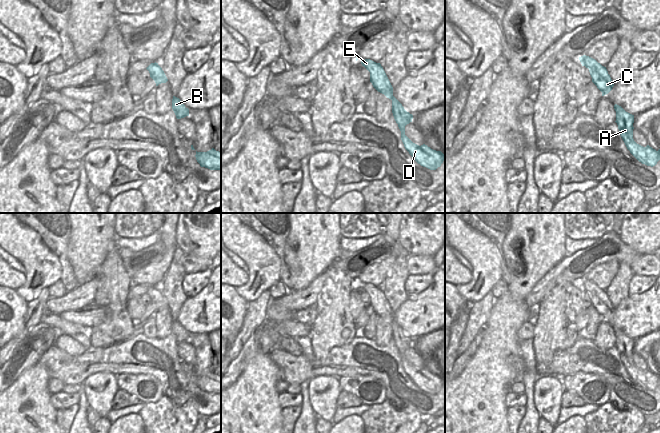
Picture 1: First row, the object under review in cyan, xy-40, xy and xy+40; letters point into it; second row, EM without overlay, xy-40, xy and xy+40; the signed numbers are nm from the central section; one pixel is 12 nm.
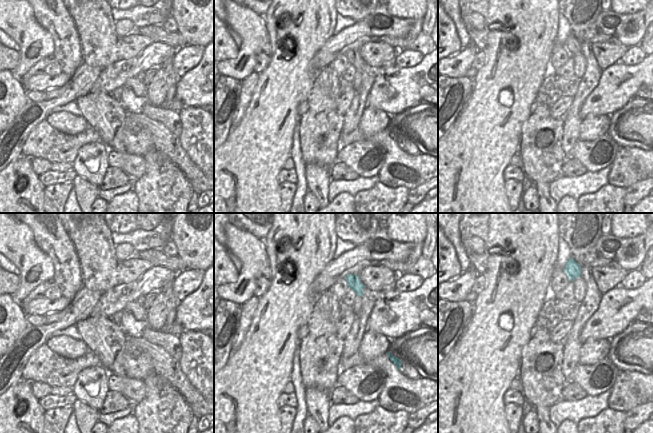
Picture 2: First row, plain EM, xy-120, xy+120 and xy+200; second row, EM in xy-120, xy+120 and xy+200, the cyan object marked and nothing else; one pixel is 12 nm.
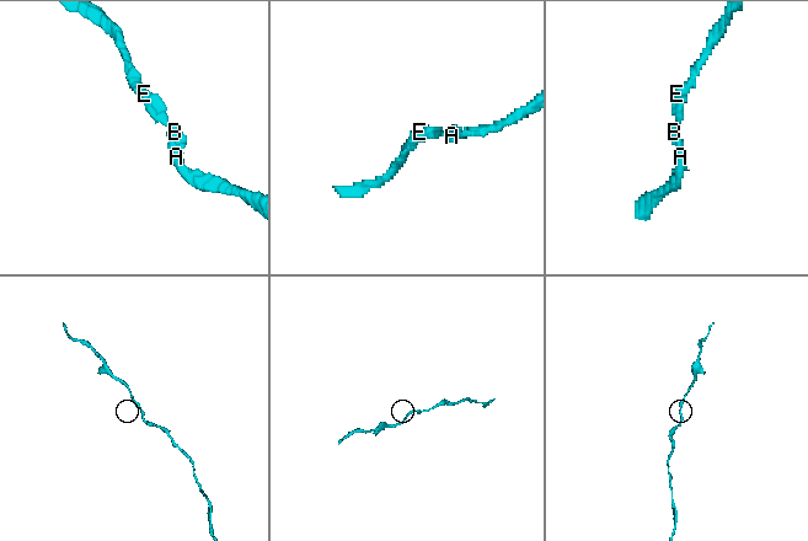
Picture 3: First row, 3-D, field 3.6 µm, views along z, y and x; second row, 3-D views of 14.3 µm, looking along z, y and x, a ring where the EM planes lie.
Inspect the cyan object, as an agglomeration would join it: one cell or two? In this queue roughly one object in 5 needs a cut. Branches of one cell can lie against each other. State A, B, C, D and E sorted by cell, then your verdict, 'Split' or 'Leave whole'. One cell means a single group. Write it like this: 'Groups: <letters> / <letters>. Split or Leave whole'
Groups: A B C D E. Leave whole

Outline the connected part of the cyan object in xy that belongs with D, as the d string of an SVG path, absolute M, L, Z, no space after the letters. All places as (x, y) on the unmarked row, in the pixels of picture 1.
M370 283L362 284L361 288L370 296L370 306L373 311L392 324L392 337L401 355L401 364L405 373L418 388L430 394L436 394L445 384L445 379L441 375L433 374L425 368L419 370L405 359L405 350L412 346L413 339L407 336L393 320L393 311L381 288Z

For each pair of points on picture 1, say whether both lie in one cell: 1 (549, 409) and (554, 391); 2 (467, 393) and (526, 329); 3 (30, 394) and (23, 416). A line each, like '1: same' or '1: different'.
1: same
2: different
3: same

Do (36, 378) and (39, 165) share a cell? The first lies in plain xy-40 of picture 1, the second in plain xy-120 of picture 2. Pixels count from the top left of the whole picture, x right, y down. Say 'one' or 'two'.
two

